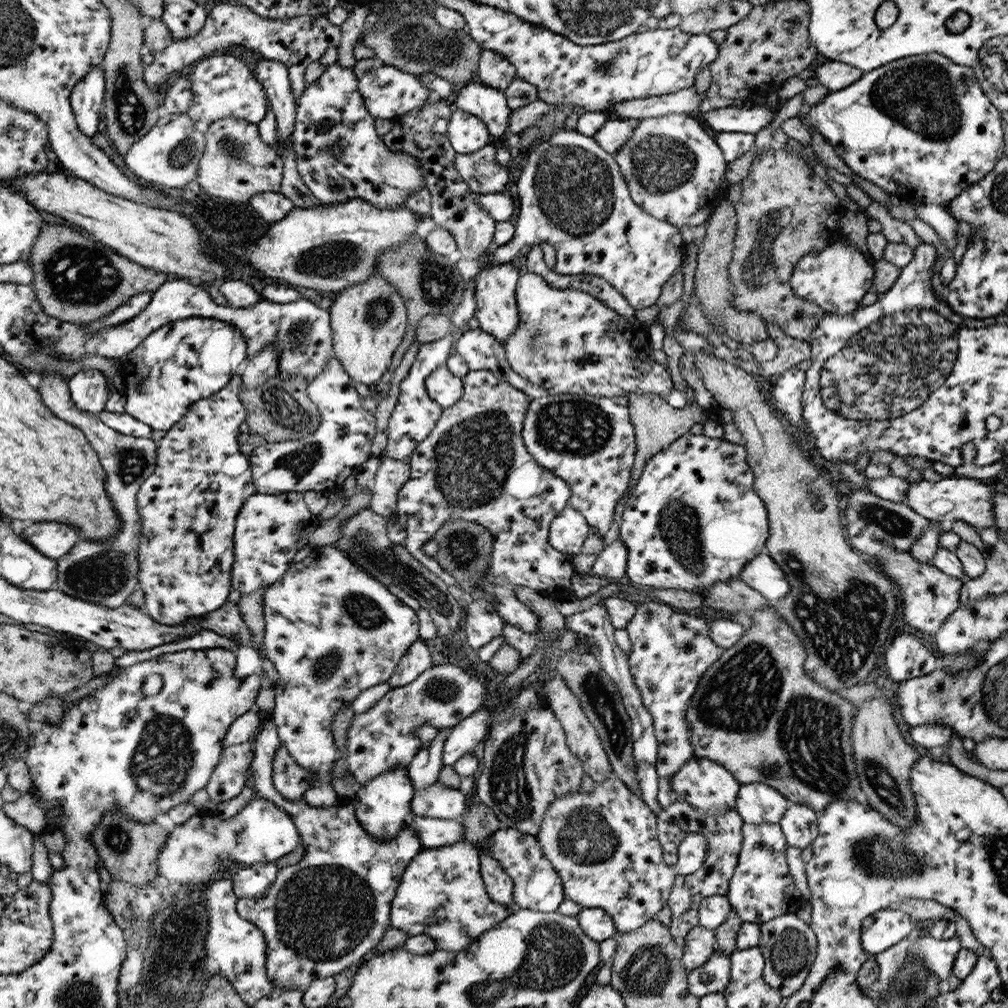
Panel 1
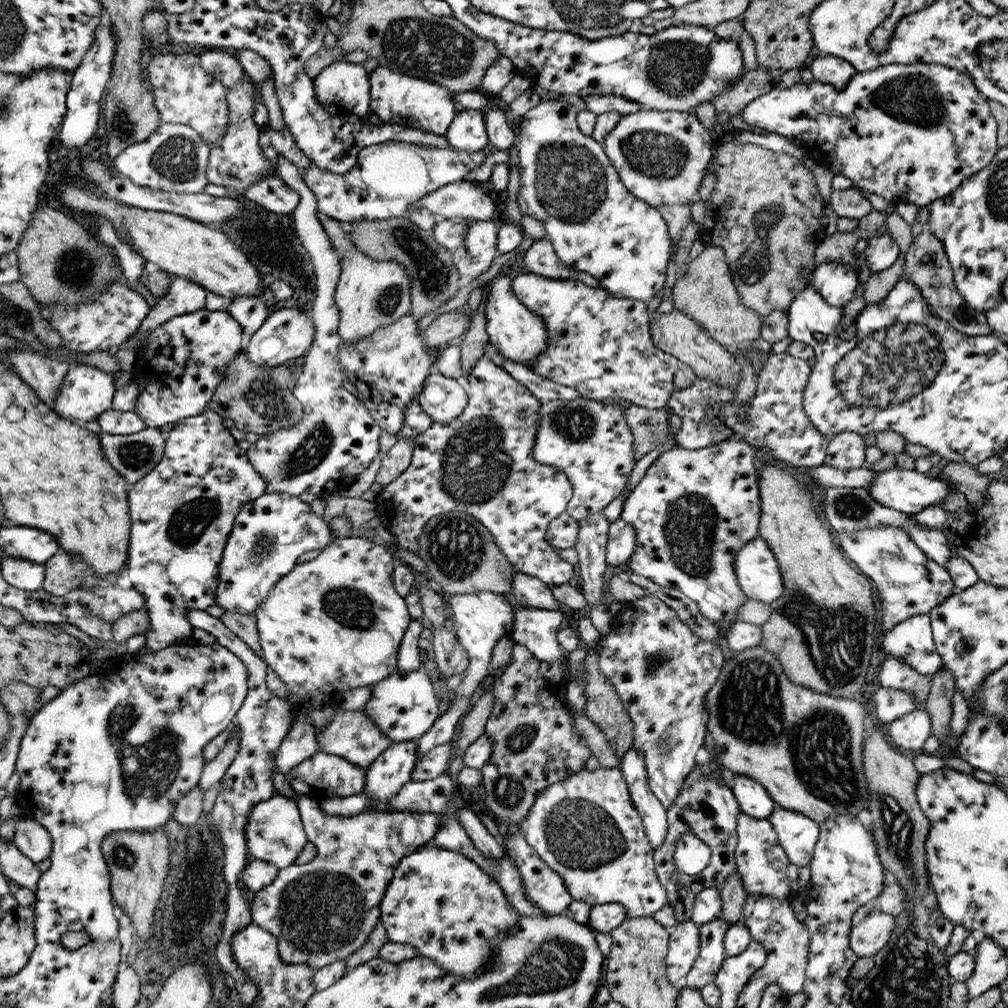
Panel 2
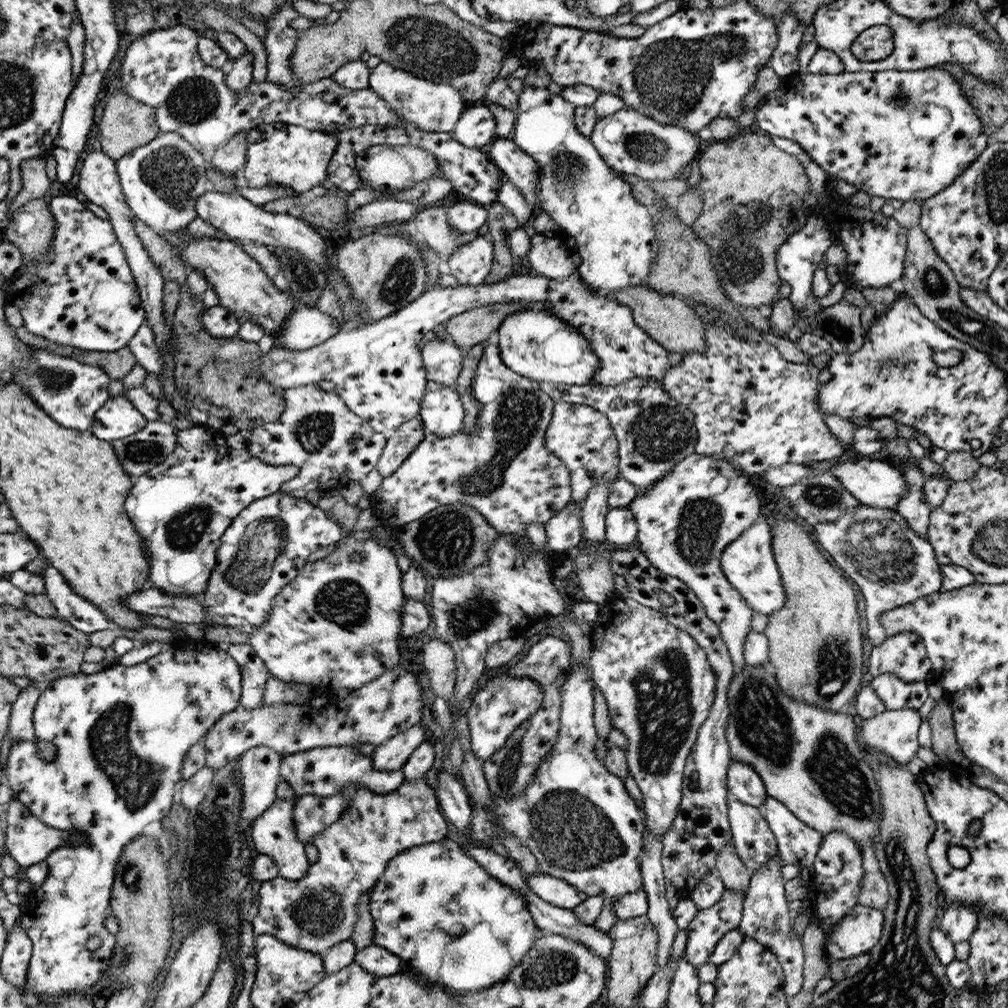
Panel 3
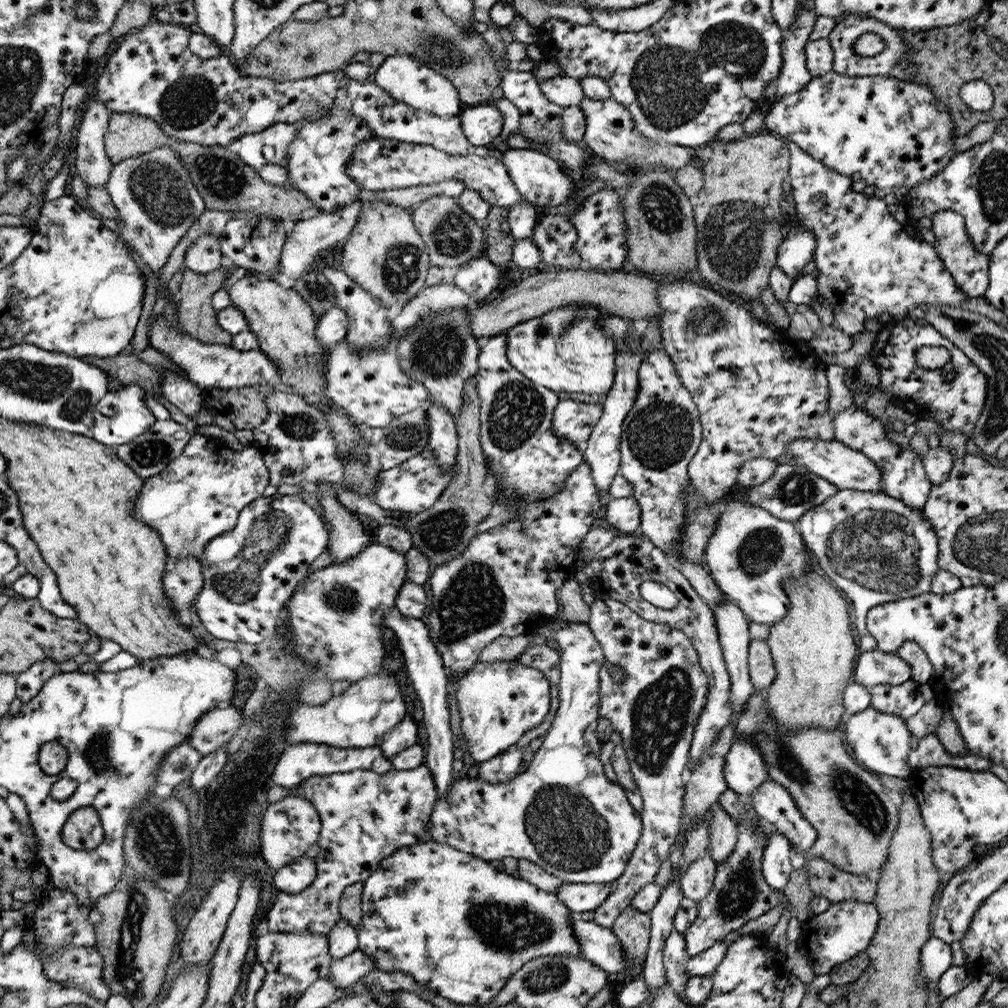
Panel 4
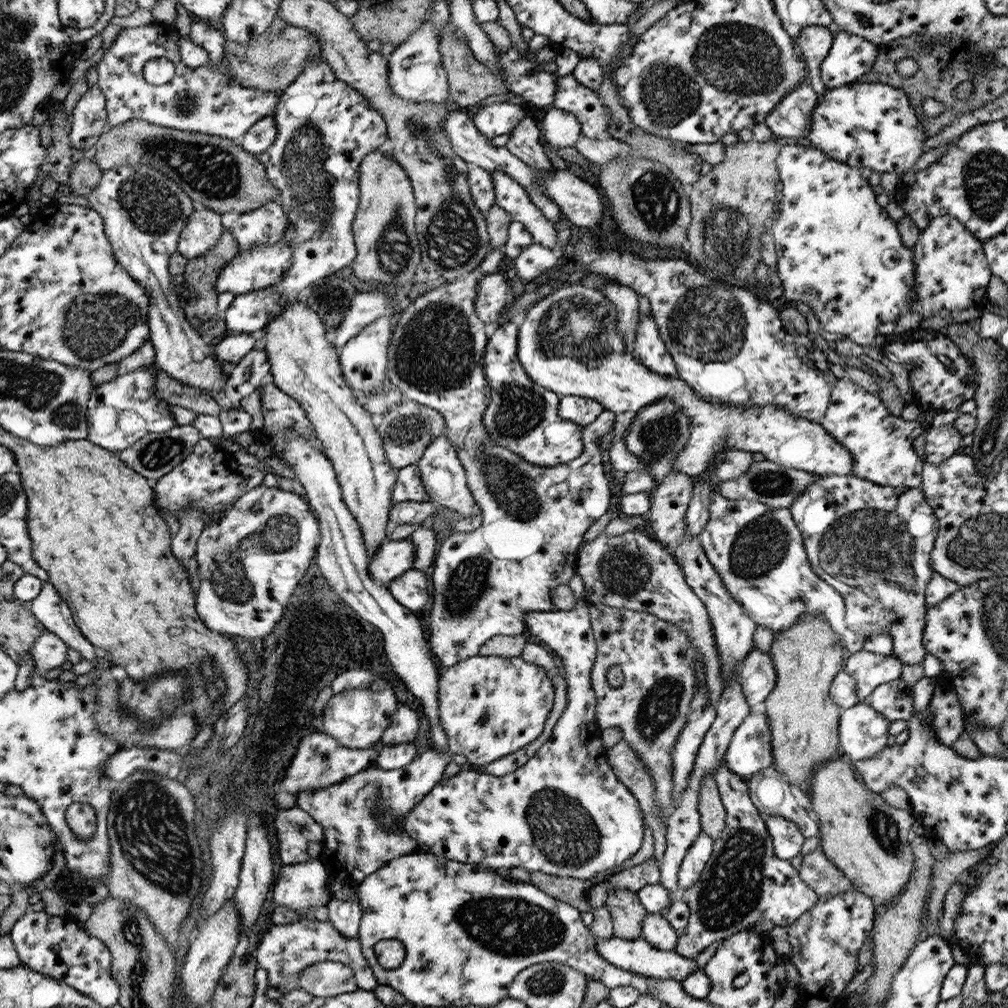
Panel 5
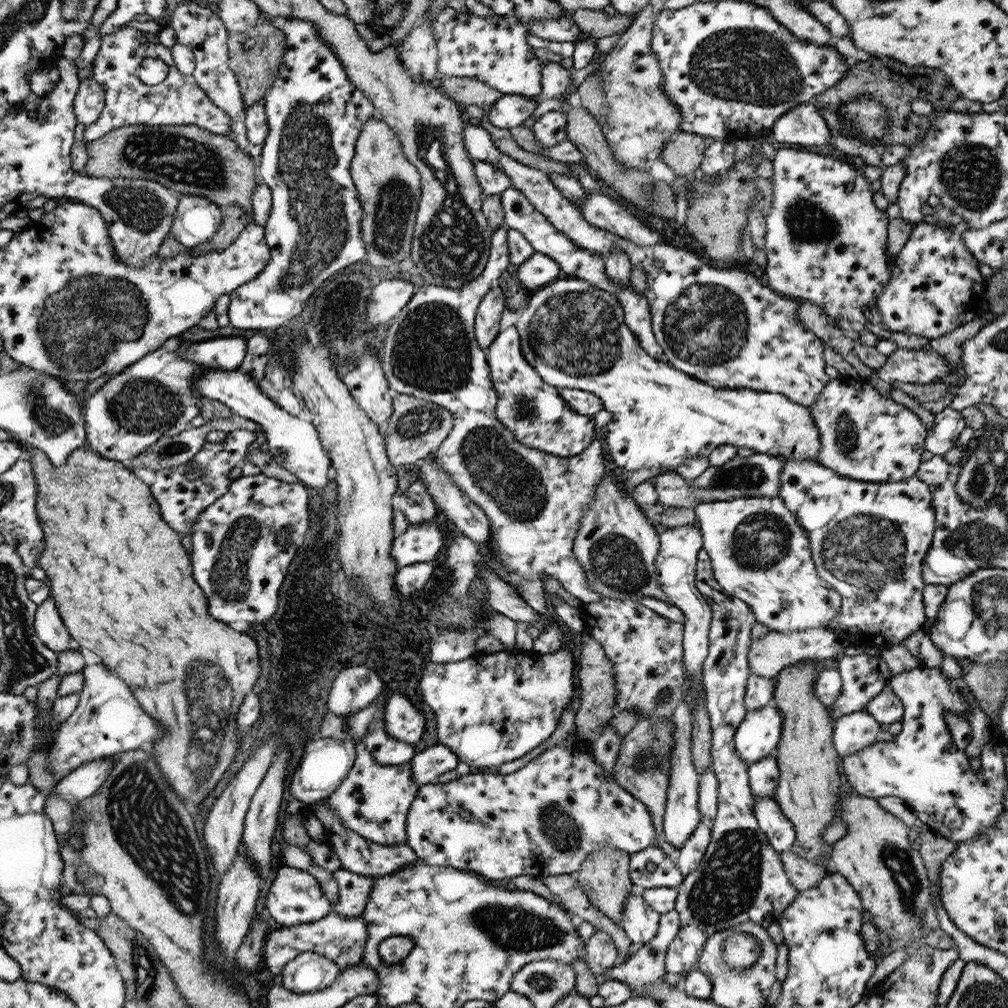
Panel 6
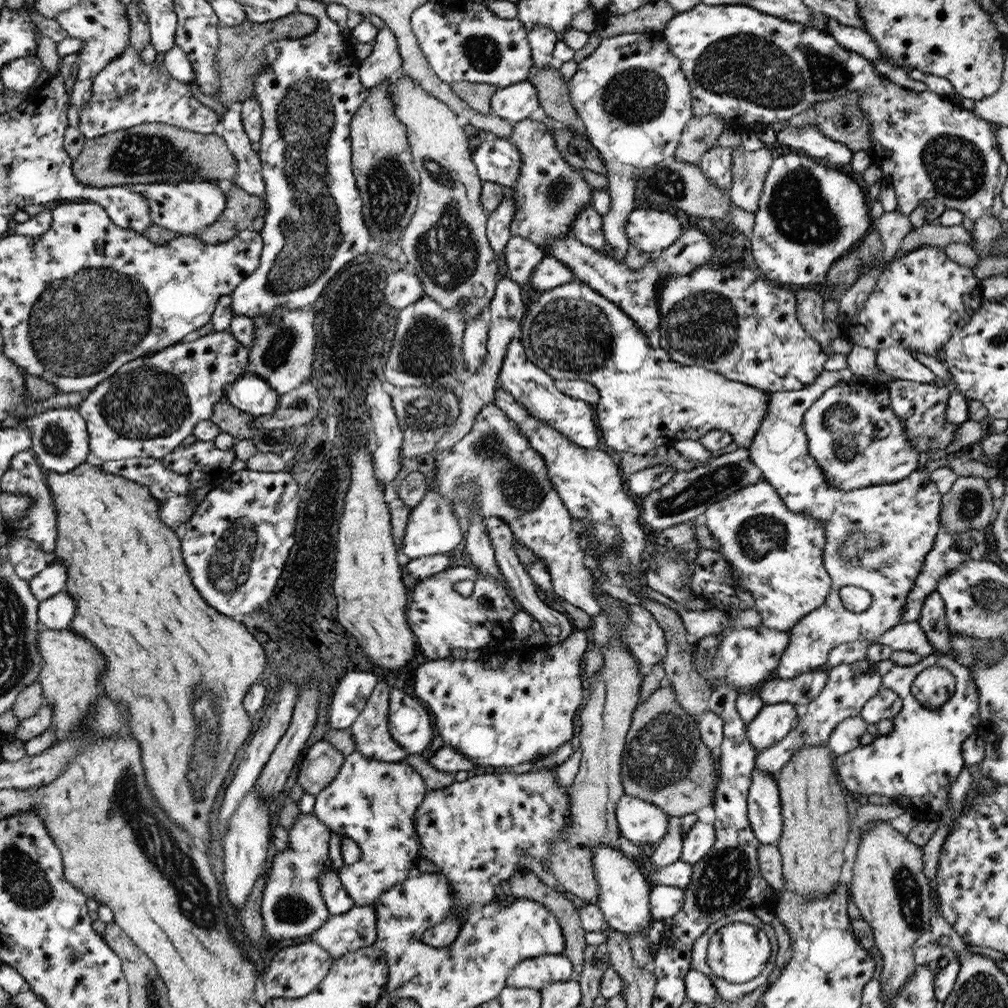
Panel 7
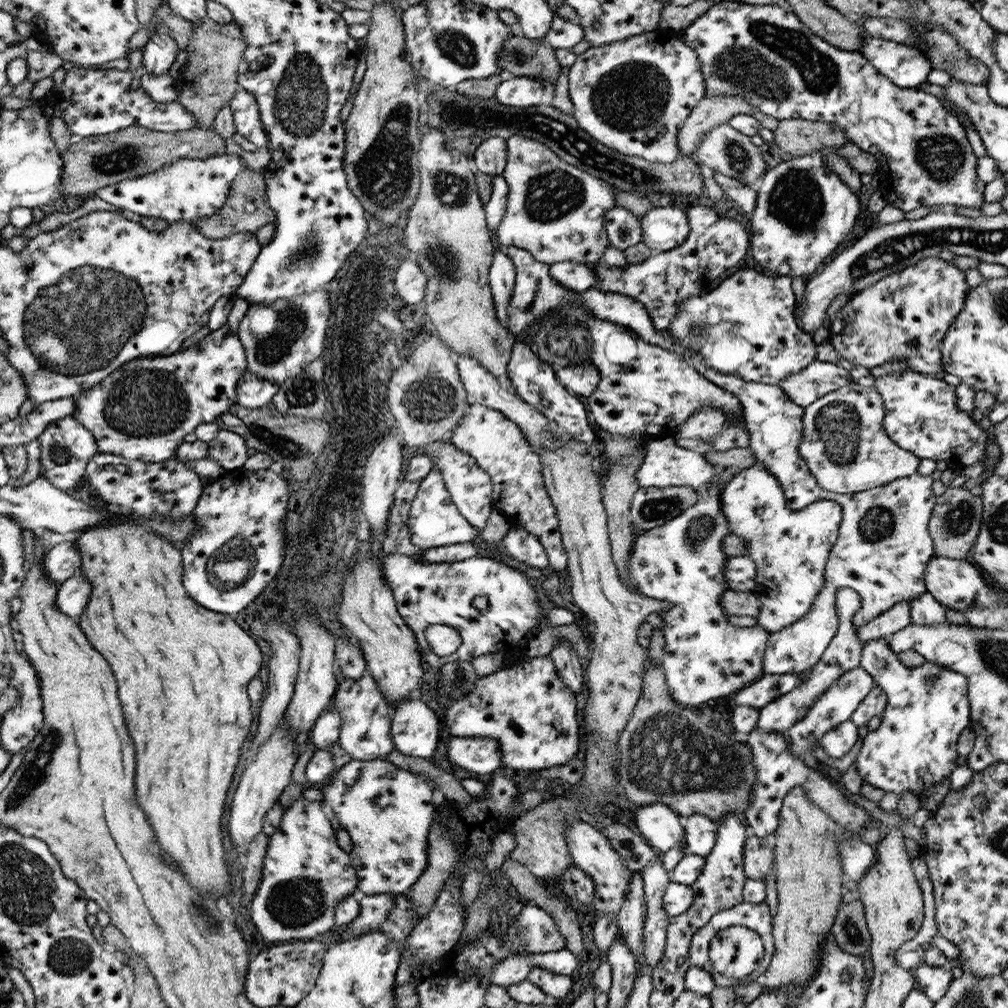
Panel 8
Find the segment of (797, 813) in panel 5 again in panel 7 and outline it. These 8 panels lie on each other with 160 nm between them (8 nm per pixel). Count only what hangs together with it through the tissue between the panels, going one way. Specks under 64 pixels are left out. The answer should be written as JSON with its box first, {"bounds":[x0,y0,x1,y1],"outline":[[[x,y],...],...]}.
{"bounds":[755,659,883,777],"outline":[[[867,659],[839,664],[832,667],[828,674],[826,686],[810,704],[802,707],[794,728],[776,744],[758,752],[759,755],[755,758],[756,769],[764,770],[776,777],[779,770],[786,766],[797,750],[804,745],[826,743],[833,728],[845,718],[858,715],[866,702],[883,686],[881,676],[876,672],[875,664]]]}

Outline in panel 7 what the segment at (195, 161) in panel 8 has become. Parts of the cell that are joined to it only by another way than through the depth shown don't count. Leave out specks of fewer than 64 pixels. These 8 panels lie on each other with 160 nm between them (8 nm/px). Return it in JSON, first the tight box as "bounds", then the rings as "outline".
{"bounds":[133,180,227,234],"outline":[[[183,180],[176,184],[133,185],[146,200],[149,200],[153,223],[173,230],[177,234],[199,234],[206,227],[217,222],[225,210],[227,195],[214,180]]]}

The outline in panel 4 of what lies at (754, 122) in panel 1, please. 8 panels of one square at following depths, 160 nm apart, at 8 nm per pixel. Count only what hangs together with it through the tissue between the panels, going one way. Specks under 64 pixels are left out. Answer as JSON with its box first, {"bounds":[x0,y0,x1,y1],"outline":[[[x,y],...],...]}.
{"bounds":[764,70,959,193],"outline":[[[833,70],[812,77],[802,92],[786,95],[773,106],[766,107],[764,131],[792,141],[822,161],[826,168],[849,176],[853,181],[863,180],[864,184],[888,193],[894,186],[912,188],[942,170],[957,154],[953,148],[959,137],[950,109],[934,98],[930,85],[886,75],[846,76]]]}

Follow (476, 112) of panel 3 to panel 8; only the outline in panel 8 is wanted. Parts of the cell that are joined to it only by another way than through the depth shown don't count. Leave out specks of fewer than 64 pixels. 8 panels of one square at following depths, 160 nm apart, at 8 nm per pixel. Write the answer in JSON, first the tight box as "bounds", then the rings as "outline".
{"bounds":[495,76,544,108],"outline":[[[505,76],[498,85],[495,99],[513,108],[539,106],[542,102],[544,82],[532,76]]]}

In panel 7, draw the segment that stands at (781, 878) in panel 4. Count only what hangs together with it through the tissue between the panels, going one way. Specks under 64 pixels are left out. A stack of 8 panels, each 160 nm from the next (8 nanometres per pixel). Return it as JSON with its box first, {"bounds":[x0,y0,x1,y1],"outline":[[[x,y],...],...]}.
{"bounds":[747,766,783,845],"outline":[[[754,766],[747,797],[747,816],[756,840],[762,845],[777,845],[782,835],[783,819],[776,779]]]}

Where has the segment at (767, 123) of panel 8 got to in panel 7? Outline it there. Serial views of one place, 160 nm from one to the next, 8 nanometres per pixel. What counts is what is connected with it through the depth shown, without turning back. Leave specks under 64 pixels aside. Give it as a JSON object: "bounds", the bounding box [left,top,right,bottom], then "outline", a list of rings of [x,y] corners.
{"bounds":[674,115,726,163],"outline":[[[714,115],[692,117],[683,128],[683,133],[676,147],[674,157],[682,162],[698,163],[704,156],[704,153],[715,146],[718,137],[726,128],[724,124],[725,122],[721,120],[721,117],[716,117]]]}

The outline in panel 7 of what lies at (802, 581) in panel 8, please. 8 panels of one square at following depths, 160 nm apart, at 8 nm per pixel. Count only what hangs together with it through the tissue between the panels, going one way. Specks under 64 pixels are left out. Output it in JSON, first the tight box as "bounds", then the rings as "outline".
{"bounds":[704,479,831,631],"outline":[[[765,479],[751,484],[738,492],[734,492],[728,499],[721,500],[720,503],[711,504],[704,512],[704,519],[707,529],[711,532],[711,535],[720,543],[719,552],[732,566],[732,577],[734,577],[734,587],[736,589],[745,590],[752,594],[755,598],[755,609],[761,614],[763,624],[765,627],[774,629],[775,631],[790,631],[791,628],[807,614],[810,614],[813,610],[816,610],[824,603],[826,603],[826,597],[829,595],[831,589],[831,578],[827,573],[823,563],[823,552],[825,547],[825,532],[824,525],[815,518],[810,518],[805,514],[792,512],[783,503],[780,495],[776,492],[776,489]]]}

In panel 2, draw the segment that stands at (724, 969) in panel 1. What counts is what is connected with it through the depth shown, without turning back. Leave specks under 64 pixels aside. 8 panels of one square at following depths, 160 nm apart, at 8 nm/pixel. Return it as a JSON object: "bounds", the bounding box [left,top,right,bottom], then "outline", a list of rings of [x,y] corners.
{"bounds":[681,914,729,990],"outline":[[[722,914],[708,924],[699,925],[699,955],[681,985],[700,990],[701,987],[713,982],[727,957],[724,941],[728,927],[729,924]]]}

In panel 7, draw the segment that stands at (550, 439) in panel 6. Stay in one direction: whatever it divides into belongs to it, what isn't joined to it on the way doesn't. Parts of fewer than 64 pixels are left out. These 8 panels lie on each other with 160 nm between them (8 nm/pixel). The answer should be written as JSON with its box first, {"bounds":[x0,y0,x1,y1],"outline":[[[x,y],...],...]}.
{"bounds":[498,338,601,449],"outline":[[[519,338],[510,341],[498,380],[501,381],[501,387],[514,396],[518,404],[521,404],[532,416],[544,420],[546,425],[550,425],[554,431],[562,433],[566,439],[580,448],[596,449],[596,445],[600,443],[601,434],[596,429],[592,407],[583,400],[560,392],[555,387],[556,382],[550,375],[526,359],[524,345]]]}

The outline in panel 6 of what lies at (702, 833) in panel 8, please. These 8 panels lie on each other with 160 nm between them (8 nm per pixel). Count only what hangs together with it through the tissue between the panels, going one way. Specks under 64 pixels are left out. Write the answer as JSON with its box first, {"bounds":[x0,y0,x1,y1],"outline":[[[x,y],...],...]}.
{"bounds":[675,821,711,877],"outline":[[[701,821],[675,857],[679,871],[684,877],[698,868],[710,842],[711,828],[707,822]]]}

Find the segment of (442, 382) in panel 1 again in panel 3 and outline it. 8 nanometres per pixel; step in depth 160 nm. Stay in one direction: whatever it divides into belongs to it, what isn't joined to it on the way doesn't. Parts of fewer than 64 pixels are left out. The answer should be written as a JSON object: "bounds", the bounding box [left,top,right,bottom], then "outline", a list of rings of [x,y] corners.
{"bounds":[419,381,465,438],"outline":[[[427,381],[420,401],[419,417],[425,422],[426,434],[452,438],[462,430],[465,410],[455,387]]]}

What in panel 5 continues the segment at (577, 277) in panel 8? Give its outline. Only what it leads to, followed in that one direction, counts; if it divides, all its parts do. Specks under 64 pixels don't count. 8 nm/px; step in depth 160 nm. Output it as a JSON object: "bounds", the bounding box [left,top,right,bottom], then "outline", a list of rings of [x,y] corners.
{"bounds":[514,243,560,282],"outline":[[[532,243],[530,246],[527,246],[516,258],[514,261],[515,268],[517,270],[517,275],[522,278],[525,282],[532,280],[541,280],[542,276],[546,274],[547,270],[550,270],[552,266],[558,262],[560,252],[552,251],[545,246],[539,245],[538,243]]]}

